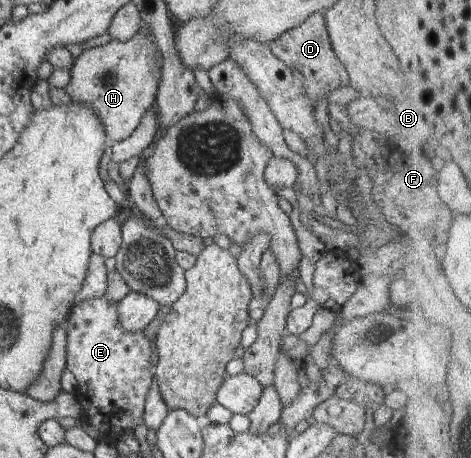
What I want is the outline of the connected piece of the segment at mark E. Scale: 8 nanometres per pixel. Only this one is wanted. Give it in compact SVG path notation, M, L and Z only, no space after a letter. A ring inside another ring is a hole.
M106 294L86 299L85 301L78 301L72 306L70 316L67 320L67 347L66 347L66 356L67 356L67 368L72 371L72 374L76 377L76 382L78 385L76 387L75 396L77 397L77 402L83 410L84 414L90 414L90 424L94 427L98 433L100 433L100 440L105 439L110 442L114 442L117 439L120 439L121 433L133 433L136 426L140 426L143 422L143 416L145 414L145 402L148 396L149 391L151 390L151 384L154 380L155 368L152 365L152 354L154 354L152 348L152 340L150 337L146 336L144 331L127 331L119 319L119 308L118 303L111 301L106 298Z

